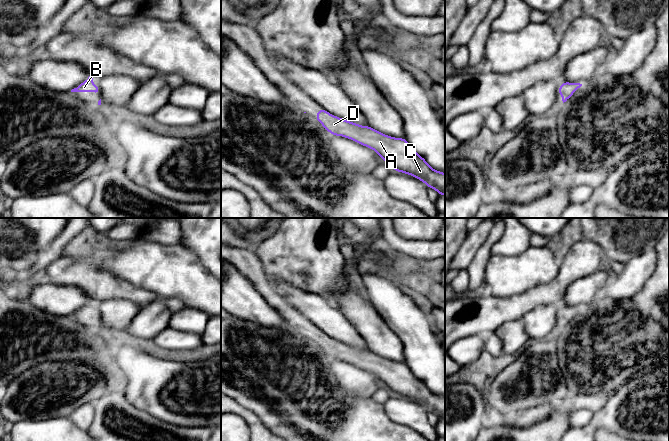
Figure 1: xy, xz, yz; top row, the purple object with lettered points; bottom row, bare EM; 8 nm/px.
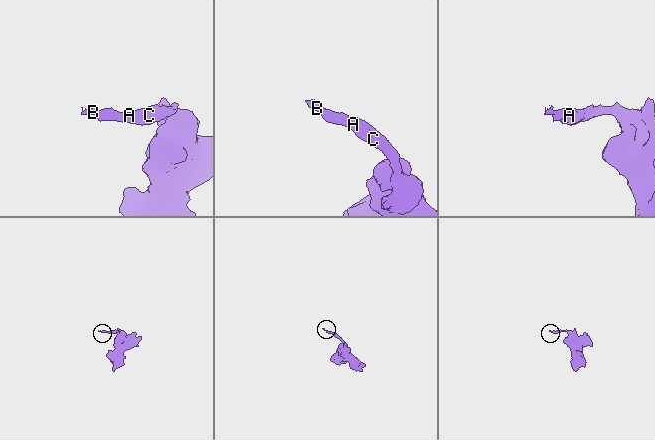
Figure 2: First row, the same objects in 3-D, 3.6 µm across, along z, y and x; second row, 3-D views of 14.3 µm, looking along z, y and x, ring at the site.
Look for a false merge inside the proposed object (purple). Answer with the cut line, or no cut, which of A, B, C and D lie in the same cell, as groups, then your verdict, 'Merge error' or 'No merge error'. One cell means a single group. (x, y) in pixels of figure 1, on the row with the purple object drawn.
No split. Groups: A B C D. No merge error

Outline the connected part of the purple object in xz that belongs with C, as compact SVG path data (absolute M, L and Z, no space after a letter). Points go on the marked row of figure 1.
M319 109L316 120L333 136L351 139L374 150L394 171L411 175L445 196L445 173L429 166L405 138L383 134L372 127L362 126Z

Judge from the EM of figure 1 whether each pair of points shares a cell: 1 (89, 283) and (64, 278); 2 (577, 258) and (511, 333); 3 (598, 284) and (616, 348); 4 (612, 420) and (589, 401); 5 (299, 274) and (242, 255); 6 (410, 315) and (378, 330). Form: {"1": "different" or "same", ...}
{"1": "same", "2": "different", "3": "different", "4": "different", "5": "different", "6": "different"}

